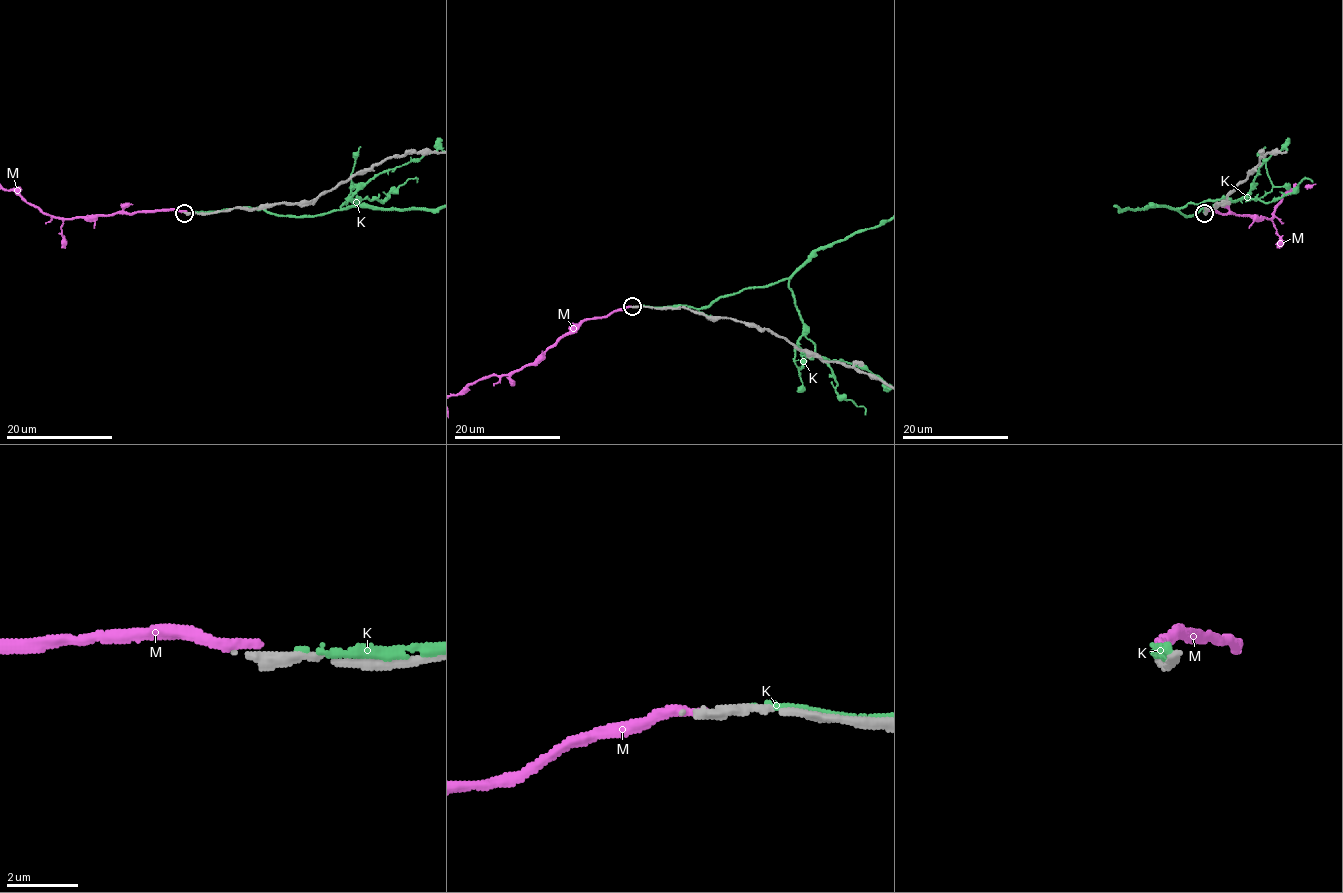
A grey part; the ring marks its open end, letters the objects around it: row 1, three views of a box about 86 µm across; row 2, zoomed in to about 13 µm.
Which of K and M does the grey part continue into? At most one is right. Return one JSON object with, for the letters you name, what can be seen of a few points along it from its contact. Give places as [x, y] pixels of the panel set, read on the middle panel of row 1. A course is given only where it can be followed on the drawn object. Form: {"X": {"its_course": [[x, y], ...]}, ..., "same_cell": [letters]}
{"same_cell": []}

